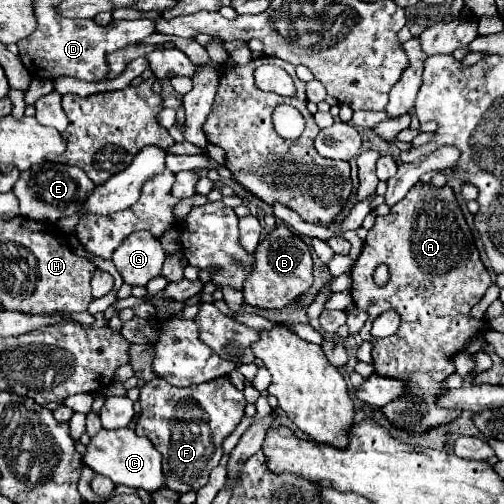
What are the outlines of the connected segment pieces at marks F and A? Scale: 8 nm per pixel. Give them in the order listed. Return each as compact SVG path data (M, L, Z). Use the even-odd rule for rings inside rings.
M217 377L191 387L173 387L163 379L153 379L141 389L139 403L141 419L135 433L147 437L163 455L167 487L177 493L197 491L207 485L211 469L219 465L223 457L221 443L243 419L247 405L243 391L239 391L229 377Z
M417 183L387 217L377 217L351 269L351 277L353 301L357 309L369 313L359 335L373 343L375 373L407 383L405 397L383 407L387 419L413 433L455 419L459 411L439 409L435 397L443 389L441 381L455 371L451 357L463 349L467 337L483 329L483 321L473 319L469 311L485 295L491 277L479 259L473 235L451 187L435 189ZM379 263L385 263L391 273L385 287L377 287L373 281L373 269ZM371 301L375 301L375 305L371 305ZM387 309L395 309L401 315L399 329L385 339L371 337L373 319Z

